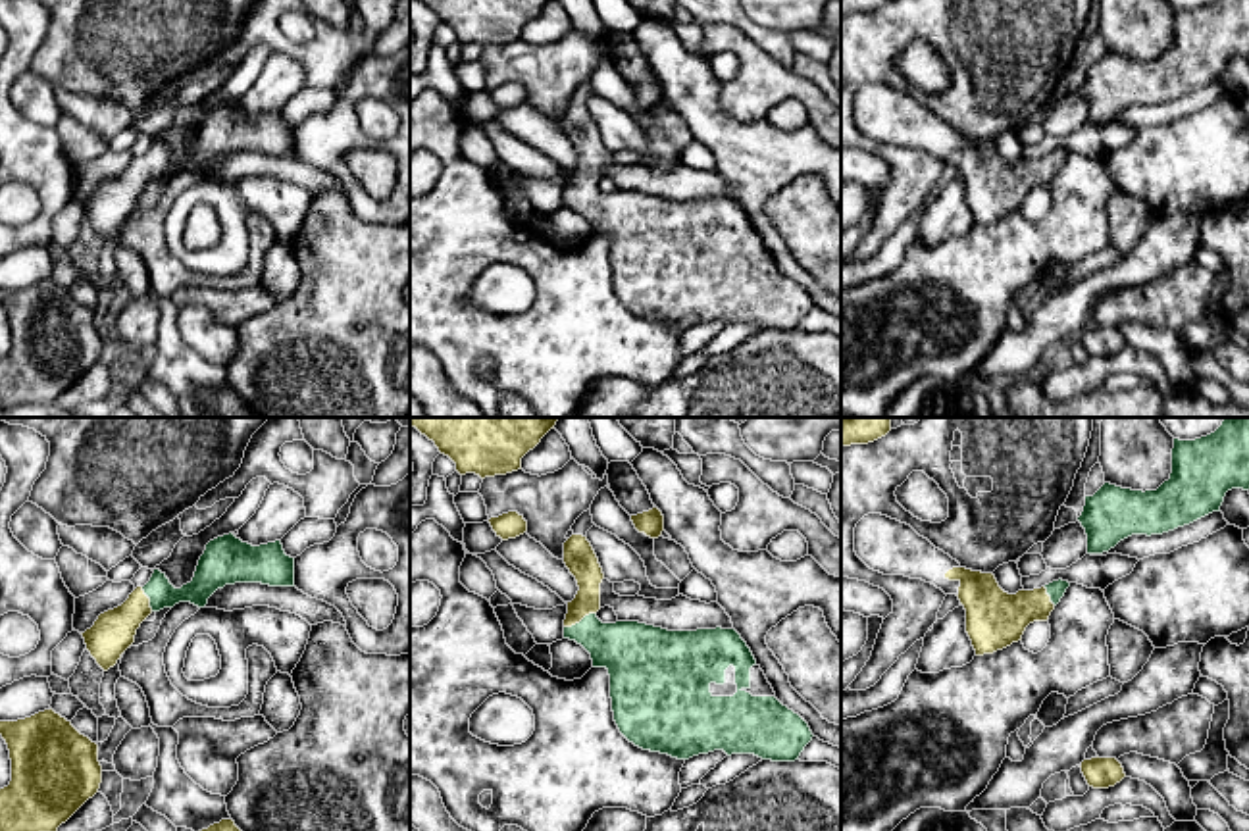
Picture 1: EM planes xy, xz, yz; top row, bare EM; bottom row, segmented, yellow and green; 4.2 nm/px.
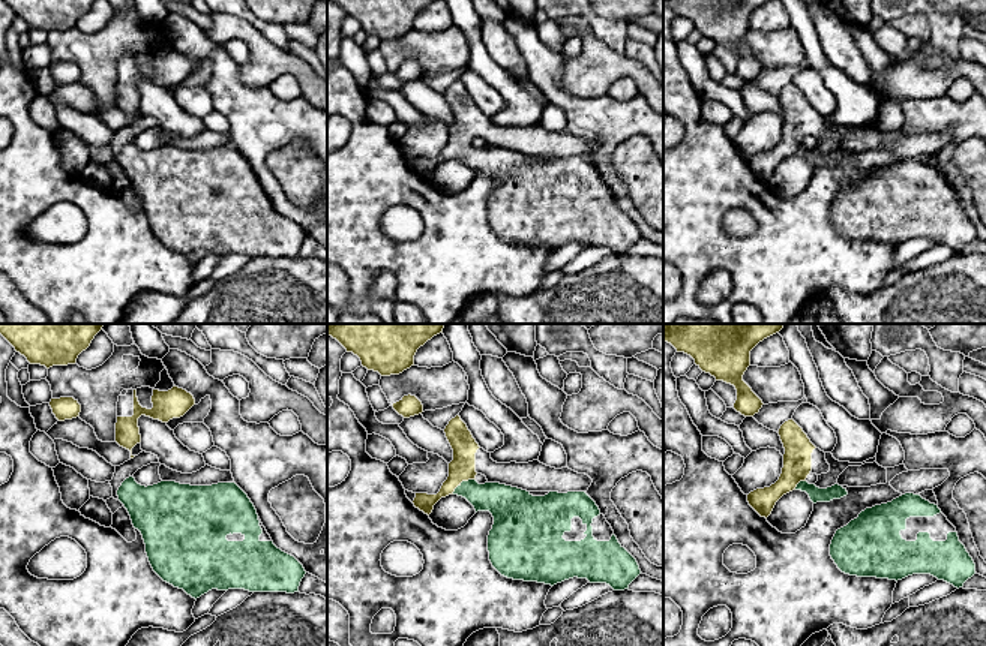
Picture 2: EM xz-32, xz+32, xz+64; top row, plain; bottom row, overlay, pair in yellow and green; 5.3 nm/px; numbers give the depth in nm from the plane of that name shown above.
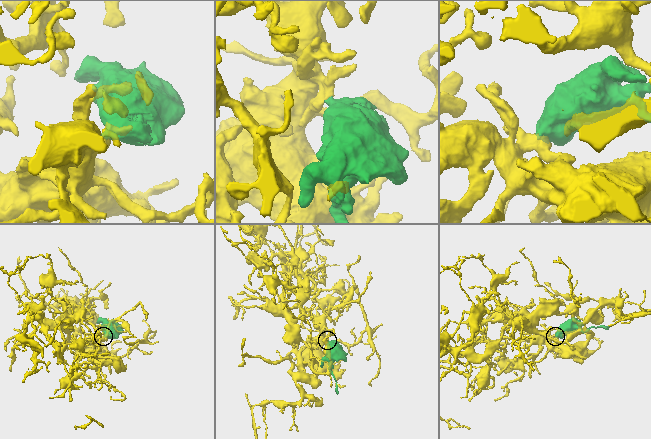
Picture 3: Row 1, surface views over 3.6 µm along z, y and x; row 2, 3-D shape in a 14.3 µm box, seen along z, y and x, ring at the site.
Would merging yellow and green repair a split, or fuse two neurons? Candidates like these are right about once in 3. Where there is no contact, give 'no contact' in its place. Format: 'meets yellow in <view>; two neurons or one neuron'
meets yellow in xz; one neuron

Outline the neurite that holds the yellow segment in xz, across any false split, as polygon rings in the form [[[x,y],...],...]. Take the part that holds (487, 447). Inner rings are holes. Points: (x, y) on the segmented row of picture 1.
[[[410,417],[410,425],[456,464],[460,475],[481,479],[522,469],[522,458],[554,429],[558,417]]]

